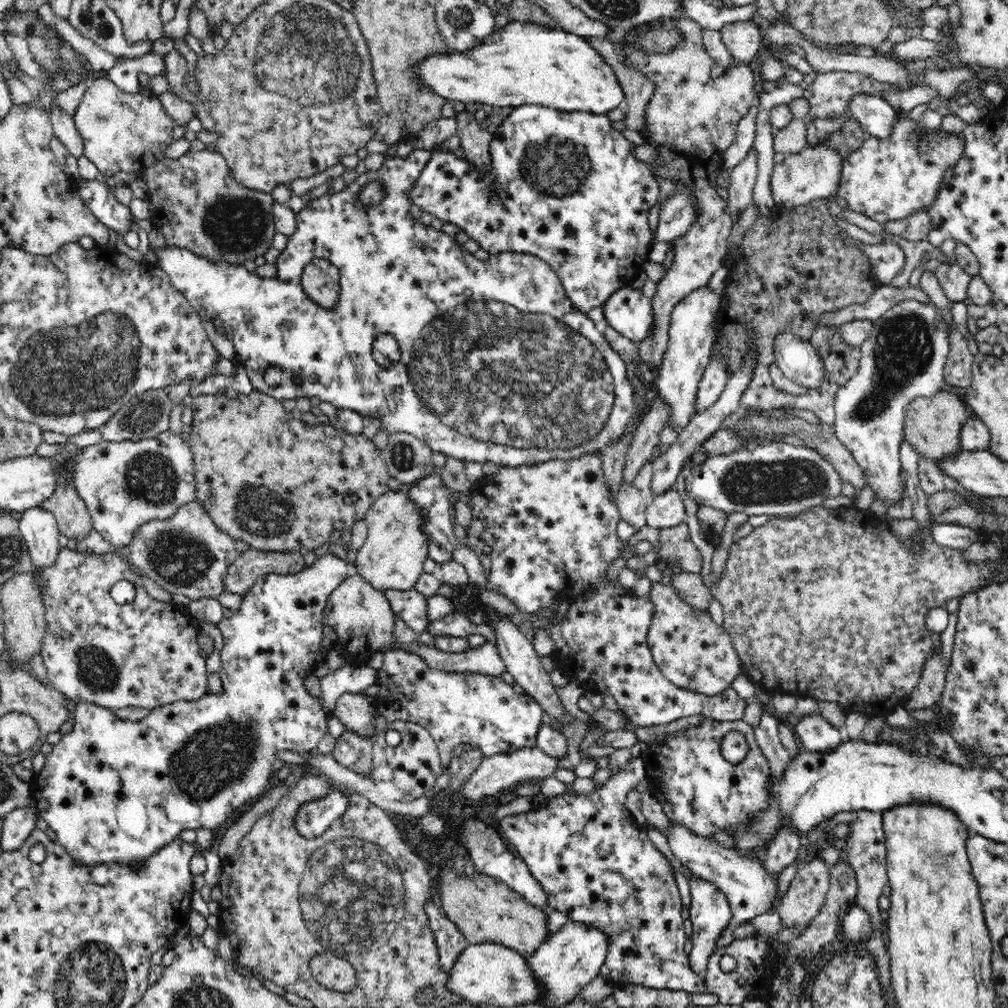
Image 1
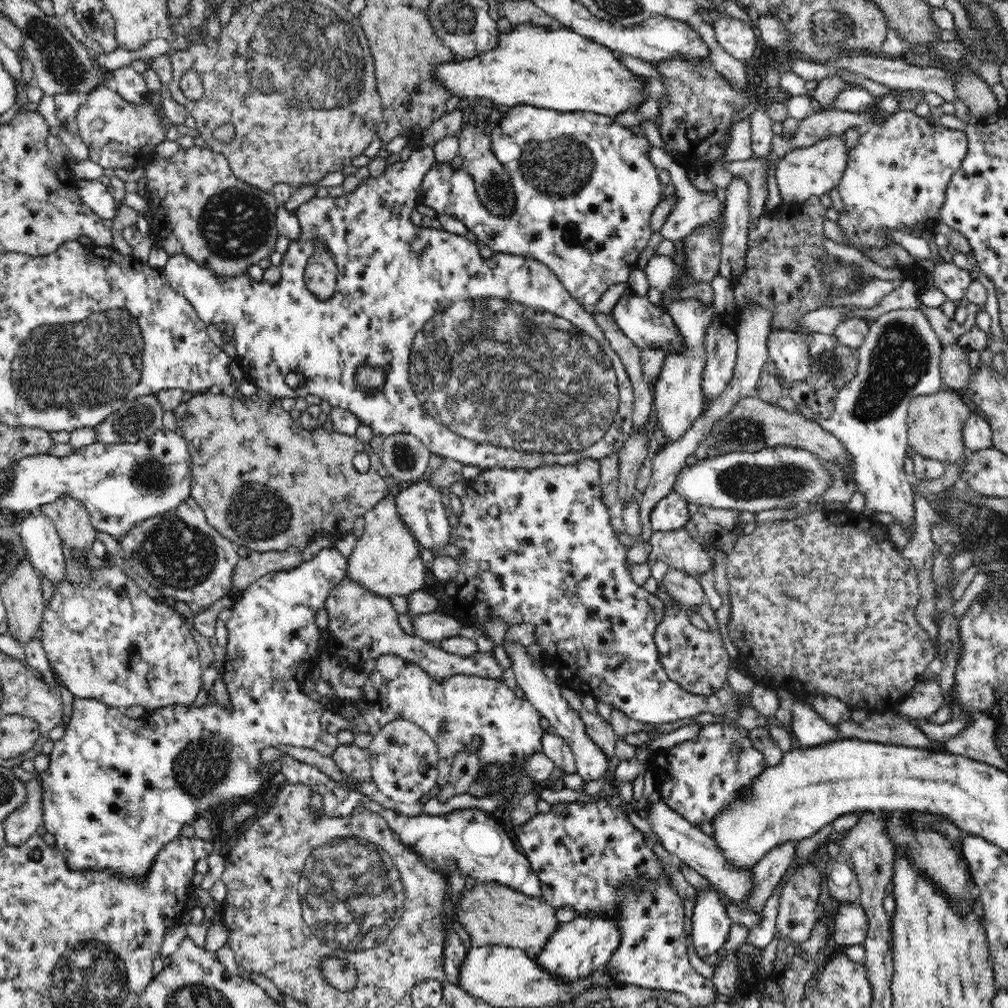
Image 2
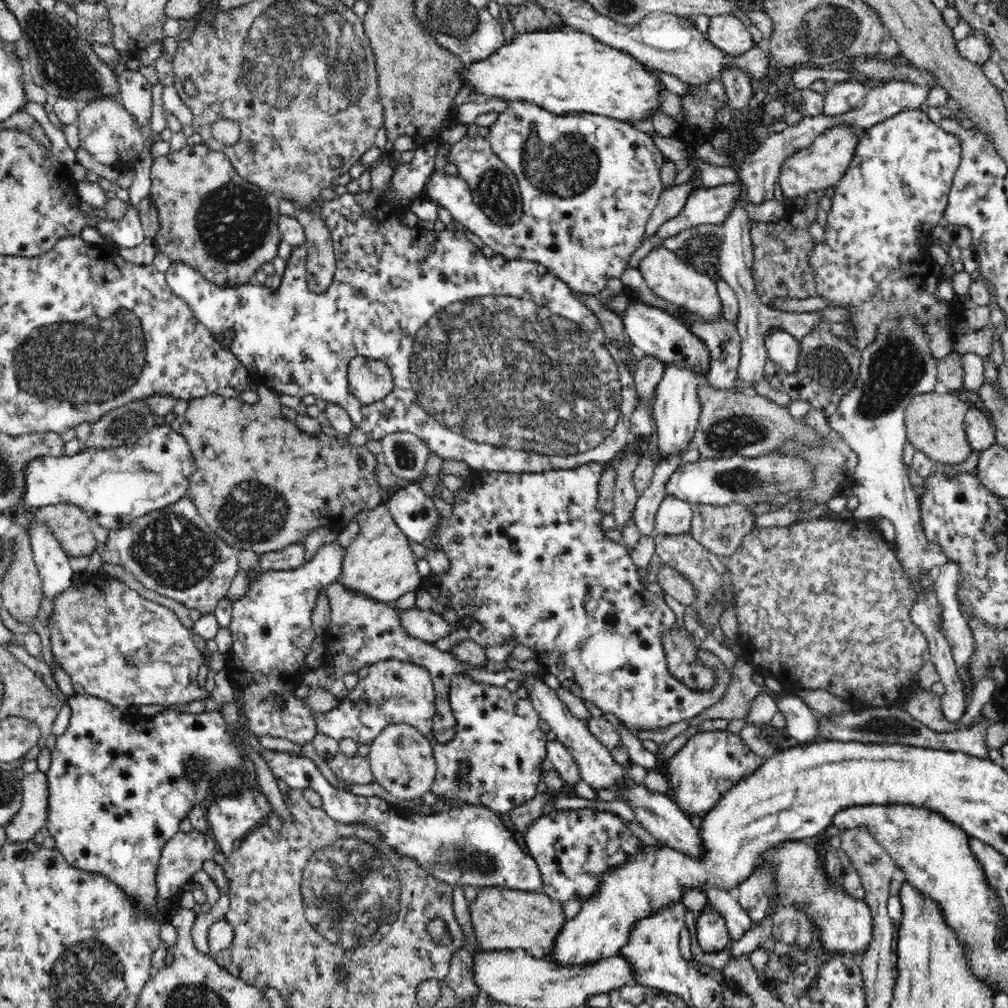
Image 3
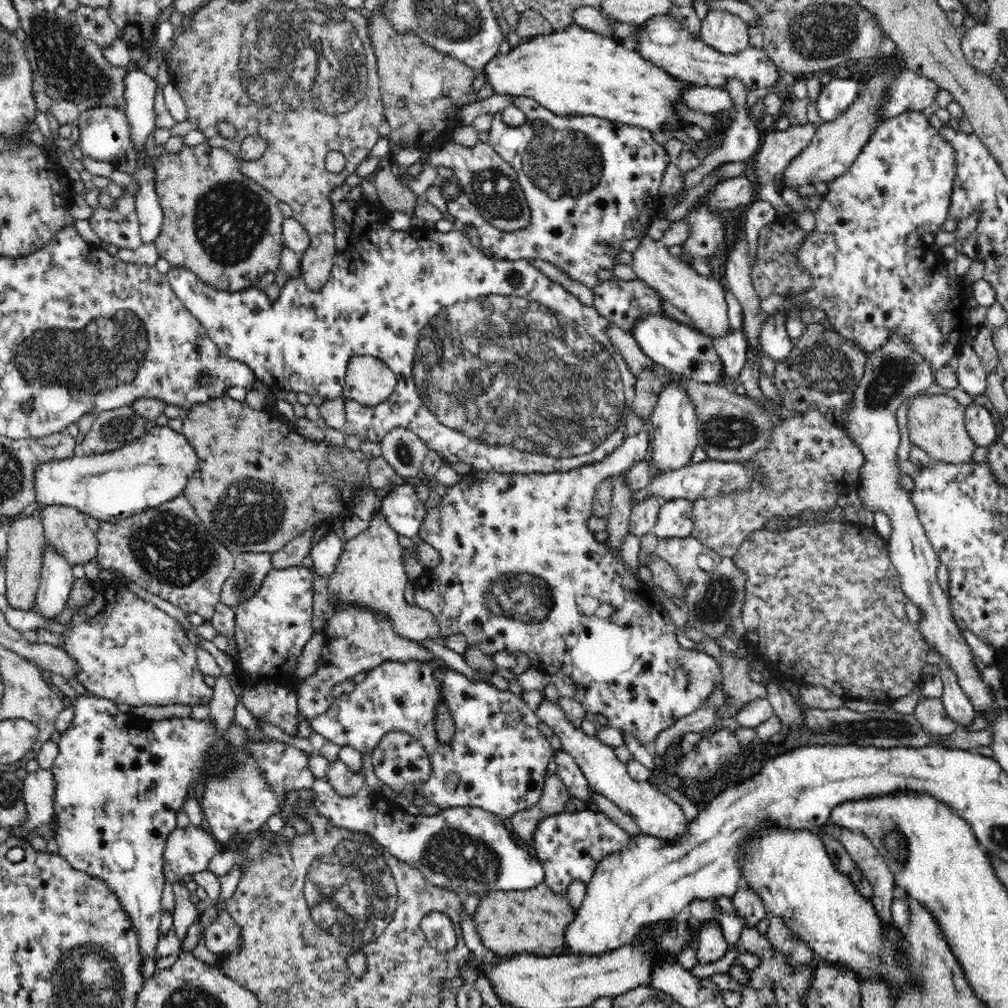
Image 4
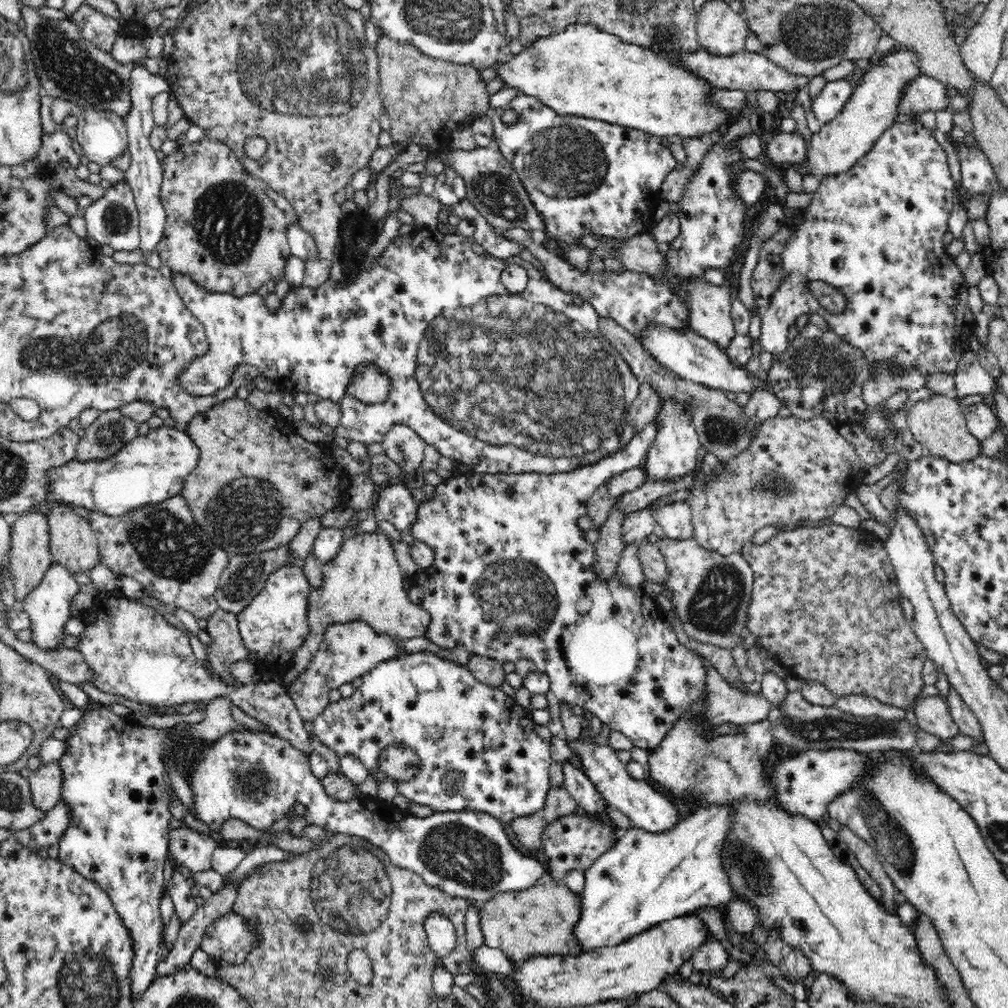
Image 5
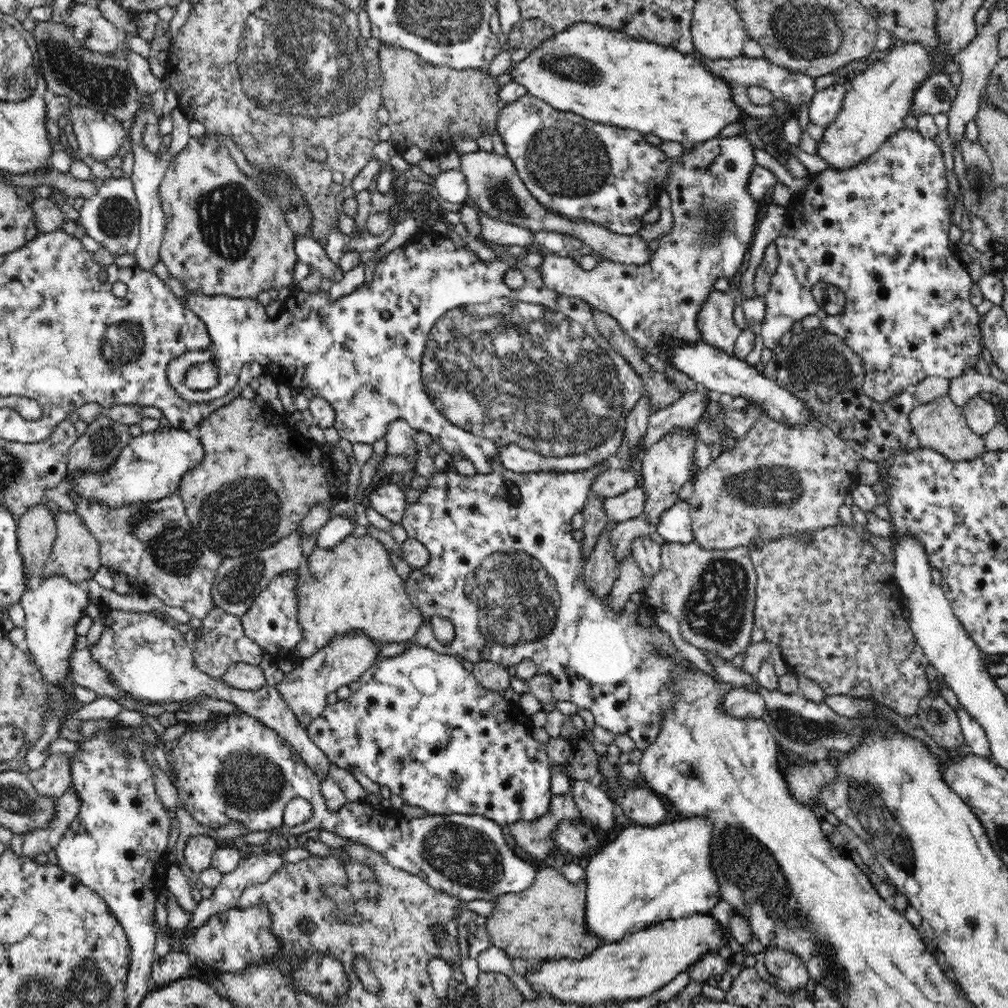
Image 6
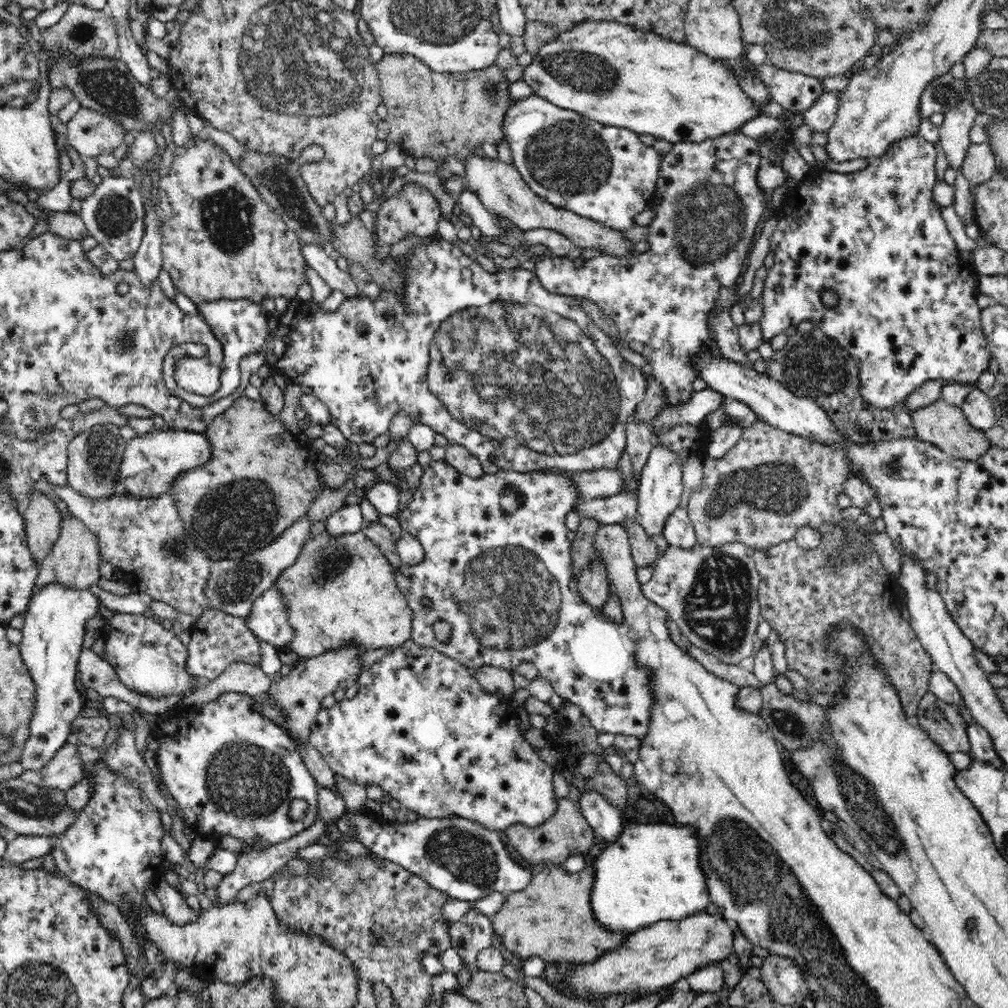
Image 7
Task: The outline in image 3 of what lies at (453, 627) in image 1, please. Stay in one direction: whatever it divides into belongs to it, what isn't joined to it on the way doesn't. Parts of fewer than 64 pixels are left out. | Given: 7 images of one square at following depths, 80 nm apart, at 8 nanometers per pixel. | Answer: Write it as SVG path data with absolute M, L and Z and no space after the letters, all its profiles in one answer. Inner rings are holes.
M415 606L399 611L401 630L406 631L413 639L420 639L427 643L435 643L440 638L450 636L455 628L444 622L431 610L420 610Z

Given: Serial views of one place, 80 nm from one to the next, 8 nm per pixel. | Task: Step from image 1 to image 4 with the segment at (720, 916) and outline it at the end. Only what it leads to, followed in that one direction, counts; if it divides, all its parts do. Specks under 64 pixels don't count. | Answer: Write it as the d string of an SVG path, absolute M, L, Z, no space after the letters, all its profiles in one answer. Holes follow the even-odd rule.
M717 921L701 925L698 935L698 949L696 950L696 964L720 960L726 955L729 947L723 936L722 927Z

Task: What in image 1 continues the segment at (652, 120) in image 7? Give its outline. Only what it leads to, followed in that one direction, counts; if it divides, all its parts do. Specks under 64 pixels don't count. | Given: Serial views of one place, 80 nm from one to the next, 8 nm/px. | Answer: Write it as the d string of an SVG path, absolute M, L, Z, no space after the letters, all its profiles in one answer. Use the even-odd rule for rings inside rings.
M509 22L502 29L495 29L482 46L466 53L448 49L448 56L436 56L424 64L424 80L436 88L436 93L447 101L480 102L497 107L517 107L523 104L537 104L561 111L582 111L604 115L626 100L626 92L614 67L604 59L585 37L530 22Z

